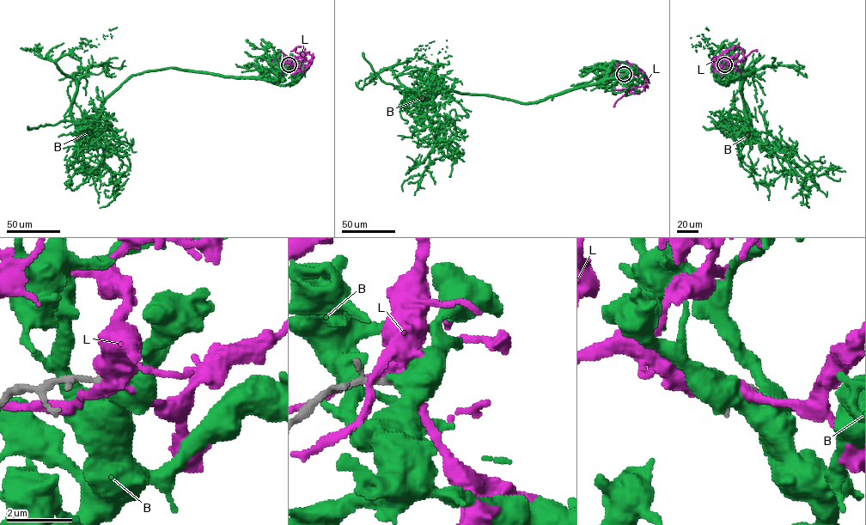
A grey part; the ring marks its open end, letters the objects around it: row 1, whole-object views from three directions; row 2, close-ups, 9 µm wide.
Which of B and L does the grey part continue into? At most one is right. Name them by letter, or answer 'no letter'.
no letter

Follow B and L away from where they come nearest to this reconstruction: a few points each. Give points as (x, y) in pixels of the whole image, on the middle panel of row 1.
B: (623, 74), (534, 101), (454, 91), (408, 100), (411, 90), (391, 68), (416, 55), (445, 51), (444, 57)
L: (624, 74), (627, 65), (642, 71), (645, 85), (637, 94), (630, 92), (636, 87)

